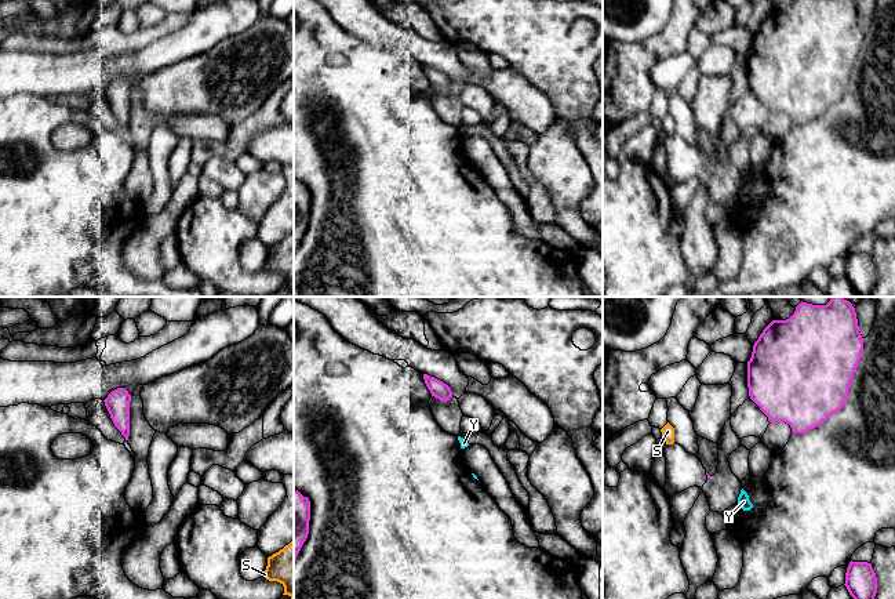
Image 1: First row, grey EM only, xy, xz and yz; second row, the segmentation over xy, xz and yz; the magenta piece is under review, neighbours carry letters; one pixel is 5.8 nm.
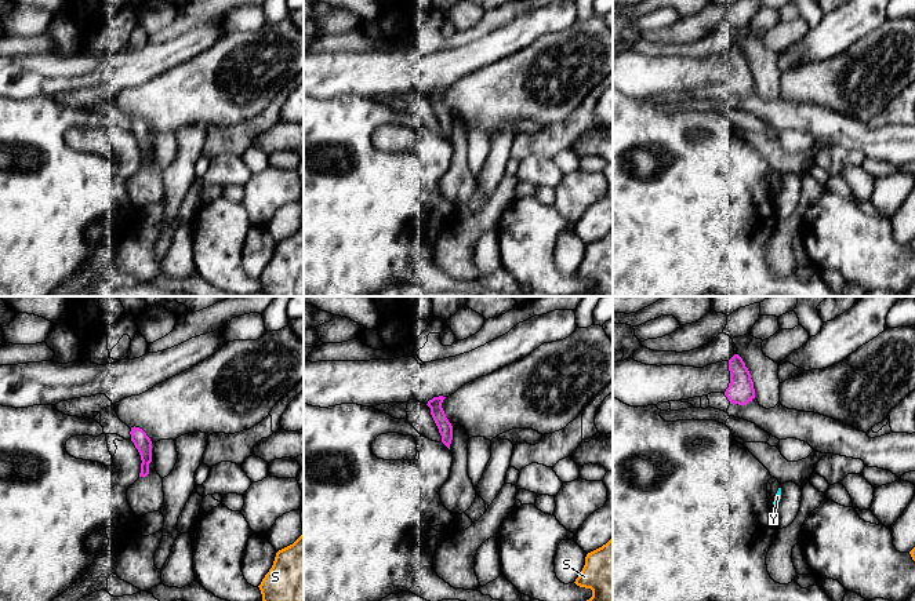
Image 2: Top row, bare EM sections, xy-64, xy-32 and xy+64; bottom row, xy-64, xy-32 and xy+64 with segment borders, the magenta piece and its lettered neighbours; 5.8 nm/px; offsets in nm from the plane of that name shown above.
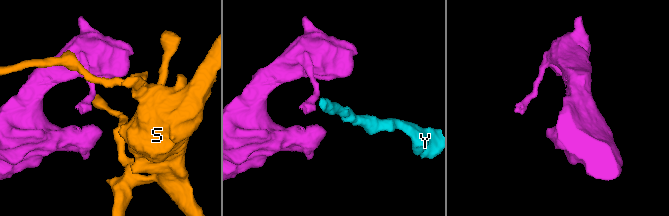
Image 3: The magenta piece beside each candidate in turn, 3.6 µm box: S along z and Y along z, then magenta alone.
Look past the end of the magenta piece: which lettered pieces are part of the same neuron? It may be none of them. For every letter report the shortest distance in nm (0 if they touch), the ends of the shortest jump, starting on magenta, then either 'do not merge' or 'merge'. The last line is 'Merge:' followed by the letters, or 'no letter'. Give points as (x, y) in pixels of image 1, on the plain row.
S: gap 260 nm; span yz (706, 163), (673, 133); do not merge
Y: gap 200 nm; span yz (709, 167), (741, 181); do not merge
Merge: no letter

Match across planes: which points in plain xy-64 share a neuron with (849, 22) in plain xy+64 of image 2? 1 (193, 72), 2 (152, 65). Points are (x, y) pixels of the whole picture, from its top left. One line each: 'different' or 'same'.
1: different
2: same

